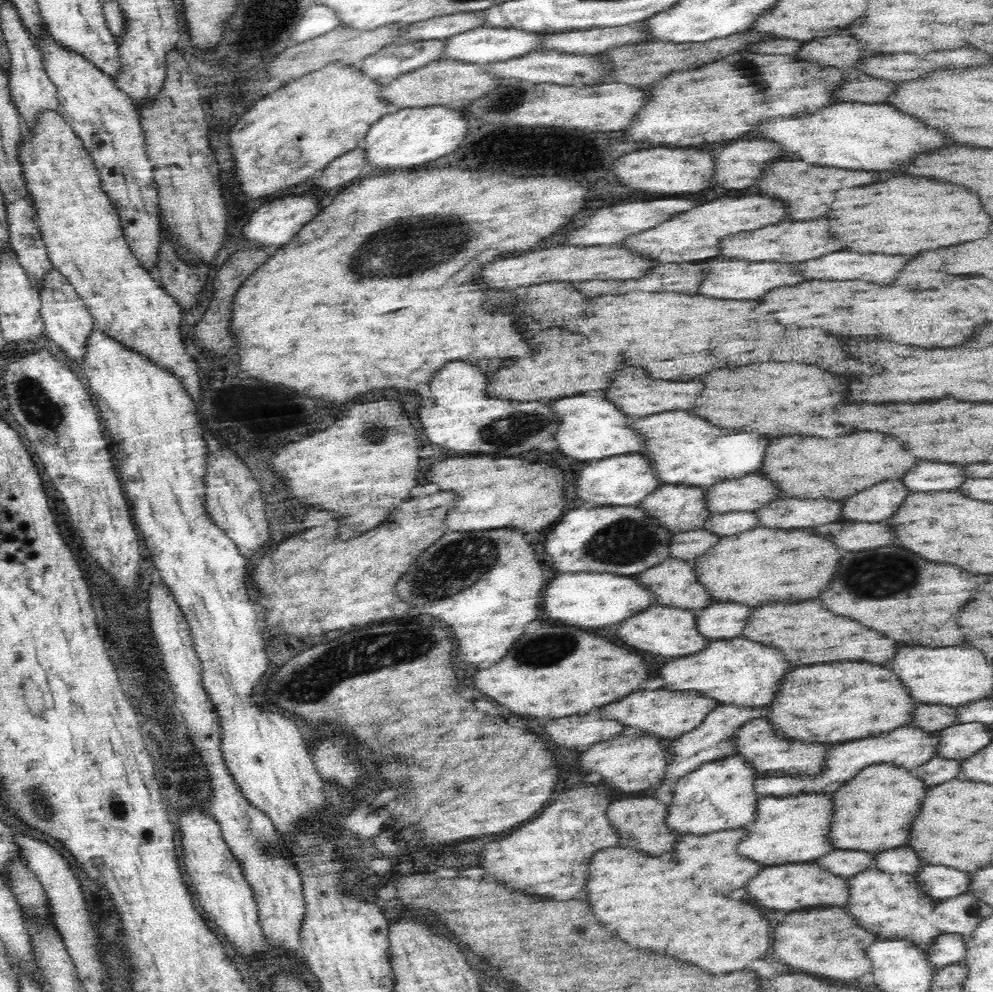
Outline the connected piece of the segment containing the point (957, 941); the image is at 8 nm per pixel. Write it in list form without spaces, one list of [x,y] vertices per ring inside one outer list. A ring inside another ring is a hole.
[[[939,934],[924,952],[928,965],[934,969],[960,963],[965,954],[964,936]]]

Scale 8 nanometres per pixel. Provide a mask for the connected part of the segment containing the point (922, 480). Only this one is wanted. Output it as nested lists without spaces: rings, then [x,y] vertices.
[[[920,462],[910,468],[900,482],[910,492],[940,492],[958,488],[964,482],[962,468],[956,464],[938,464],[938,462]]]

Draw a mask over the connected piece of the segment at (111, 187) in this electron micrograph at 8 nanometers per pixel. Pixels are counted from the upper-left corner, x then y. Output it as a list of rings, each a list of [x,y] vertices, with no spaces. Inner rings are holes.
[[[42,11],[39,16],[40,32],[35,39],[47,75],[56,85],[60,109],[93,158],[103,189],[118,211],[129,247],[150,270],[156,263],[156,248],[161,240],[156,217],[159,198],[153,183],[152,163],[148,162],[144,152],[144,135],[140,134],[133,98],[120,90],[112,77],[97,64],[56,40],[44,21]]]

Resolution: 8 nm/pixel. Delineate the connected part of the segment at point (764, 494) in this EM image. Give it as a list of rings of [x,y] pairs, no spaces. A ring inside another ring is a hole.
[[[756,473],[722,480],[704,489],[704,507],[708,514],[750,512],[778,497],[770,481]]]

